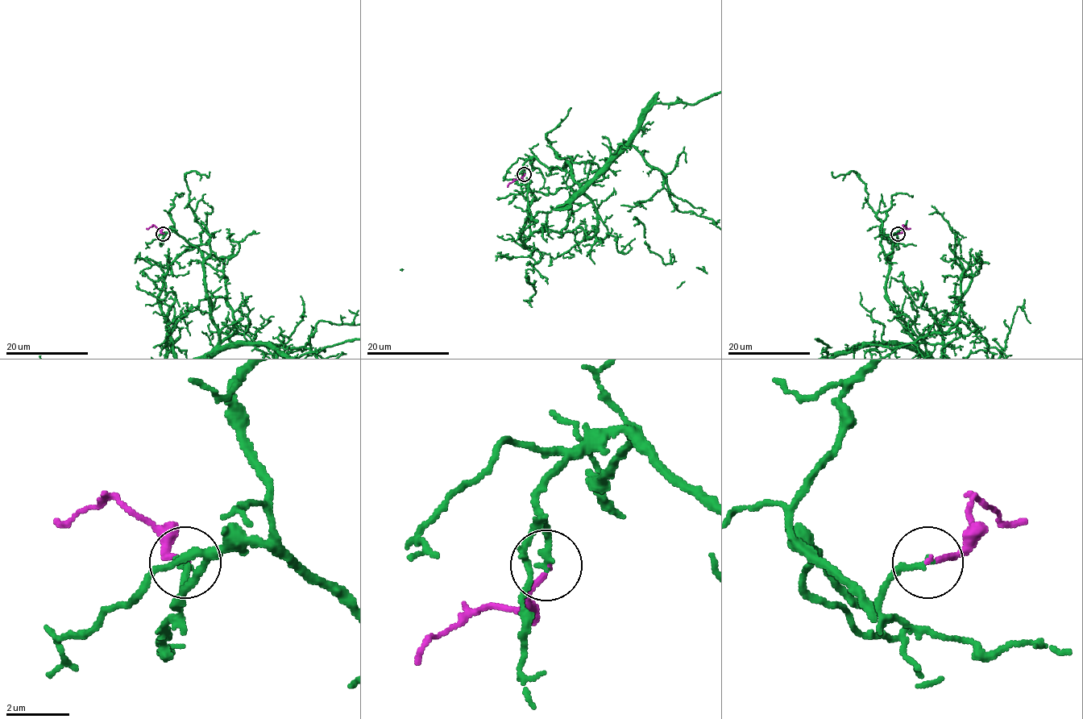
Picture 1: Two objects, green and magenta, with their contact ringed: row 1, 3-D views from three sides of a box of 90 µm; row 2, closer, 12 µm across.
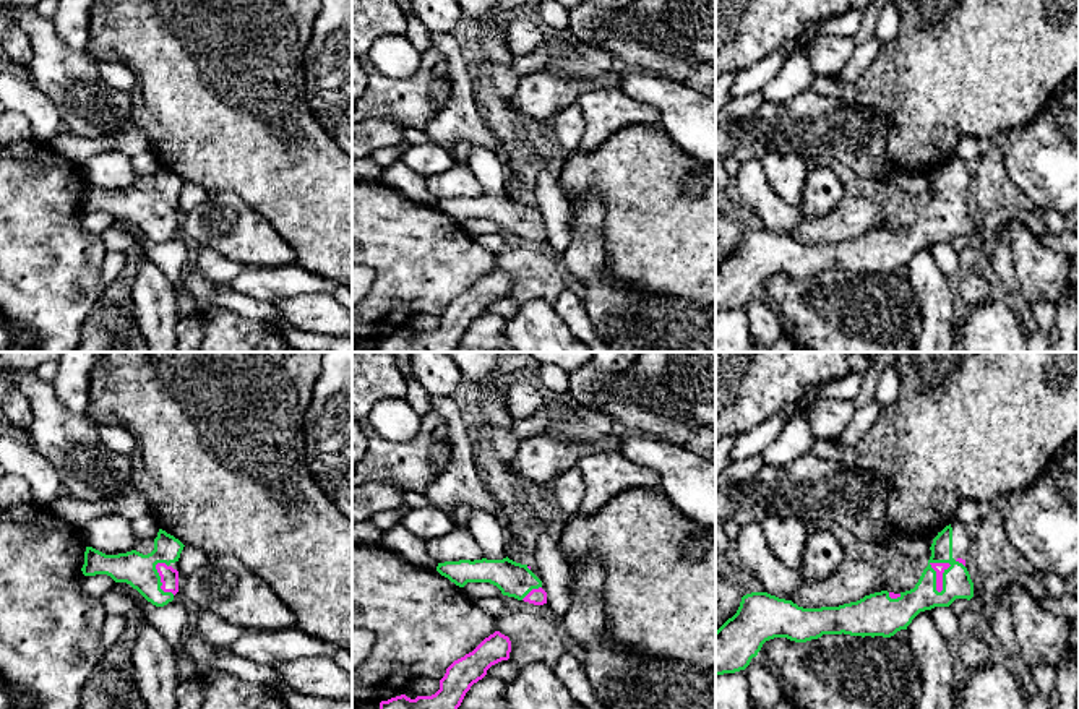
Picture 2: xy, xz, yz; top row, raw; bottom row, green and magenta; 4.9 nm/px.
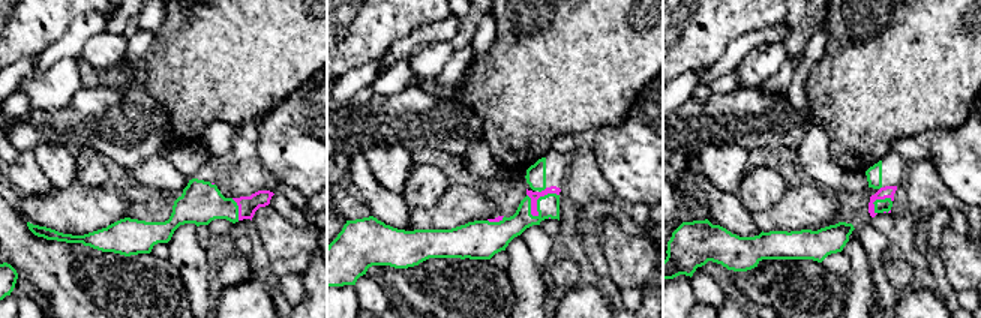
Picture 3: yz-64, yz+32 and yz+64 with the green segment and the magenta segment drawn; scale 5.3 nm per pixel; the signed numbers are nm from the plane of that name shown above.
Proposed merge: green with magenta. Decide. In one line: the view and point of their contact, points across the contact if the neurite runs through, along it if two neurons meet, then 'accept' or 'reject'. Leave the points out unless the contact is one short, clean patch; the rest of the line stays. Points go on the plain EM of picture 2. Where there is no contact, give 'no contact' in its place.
contact yz (943, 214); accept

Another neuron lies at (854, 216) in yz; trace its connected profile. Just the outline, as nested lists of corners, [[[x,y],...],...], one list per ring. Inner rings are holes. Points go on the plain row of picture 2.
[[[844,196],[824,216],[802,216],[790,237],[803,245],[839,243],[865,232],[889,227],[881,206],[865,196]]]

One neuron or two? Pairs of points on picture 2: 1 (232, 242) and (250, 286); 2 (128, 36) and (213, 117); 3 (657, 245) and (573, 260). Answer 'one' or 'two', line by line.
1: two
2: one
3: two

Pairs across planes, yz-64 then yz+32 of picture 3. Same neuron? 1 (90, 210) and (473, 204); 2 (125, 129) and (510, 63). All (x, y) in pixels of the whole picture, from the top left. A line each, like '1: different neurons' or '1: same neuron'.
1: same neuron
2: different neurons

